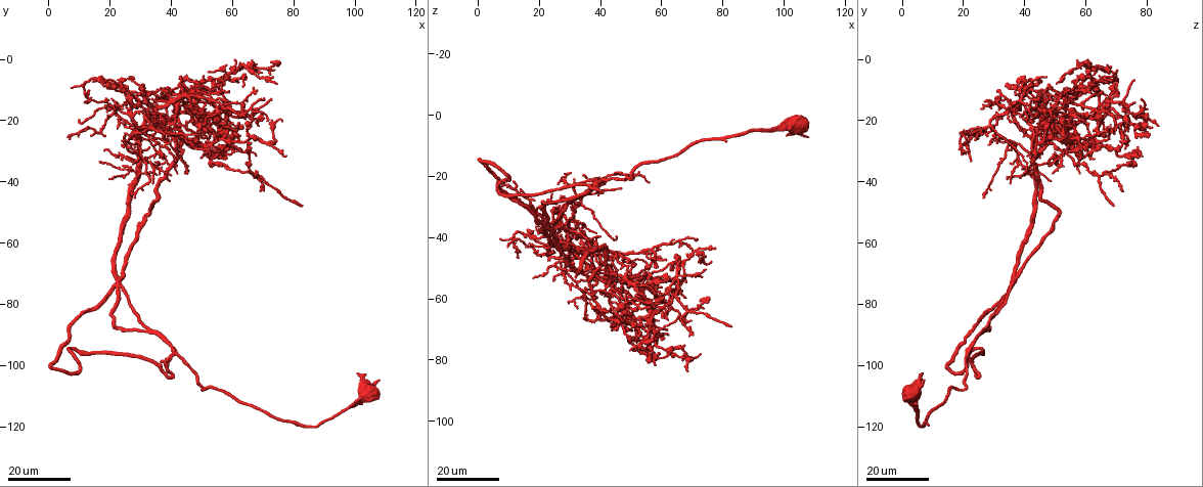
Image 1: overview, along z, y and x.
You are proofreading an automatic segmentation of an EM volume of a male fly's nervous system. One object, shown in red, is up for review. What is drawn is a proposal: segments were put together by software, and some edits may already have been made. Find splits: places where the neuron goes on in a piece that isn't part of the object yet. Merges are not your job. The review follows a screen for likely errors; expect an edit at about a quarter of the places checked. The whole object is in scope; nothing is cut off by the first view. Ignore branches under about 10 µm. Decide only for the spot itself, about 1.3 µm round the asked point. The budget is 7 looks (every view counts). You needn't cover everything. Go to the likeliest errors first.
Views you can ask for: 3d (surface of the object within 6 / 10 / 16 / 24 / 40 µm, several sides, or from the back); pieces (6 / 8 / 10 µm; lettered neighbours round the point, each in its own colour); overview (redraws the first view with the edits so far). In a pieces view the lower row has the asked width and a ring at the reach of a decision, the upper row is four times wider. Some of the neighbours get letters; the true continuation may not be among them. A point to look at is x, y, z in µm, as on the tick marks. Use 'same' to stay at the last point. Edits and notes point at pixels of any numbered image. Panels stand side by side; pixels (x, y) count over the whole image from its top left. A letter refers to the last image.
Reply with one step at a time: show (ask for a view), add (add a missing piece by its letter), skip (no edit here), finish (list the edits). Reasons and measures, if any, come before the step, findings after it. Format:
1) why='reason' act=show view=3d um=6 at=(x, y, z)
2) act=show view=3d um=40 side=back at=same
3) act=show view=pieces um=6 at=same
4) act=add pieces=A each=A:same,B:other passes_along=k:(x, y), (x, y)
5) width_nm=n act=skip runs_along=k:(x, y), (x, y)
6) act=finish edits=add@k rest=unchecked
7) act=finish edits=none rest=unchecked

why='an open end' act=show view=3d um=16 at=(62, 3, 70)

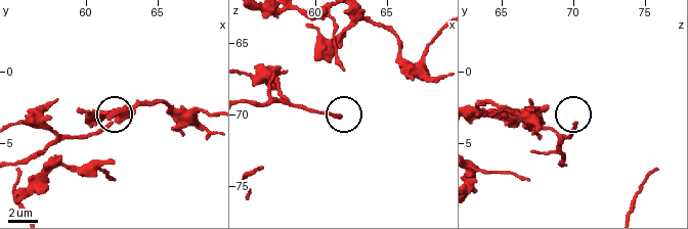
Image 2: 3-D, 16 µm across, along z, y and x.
act=show view=pieces um=10 at=(61.6, 3.6, 70.0)

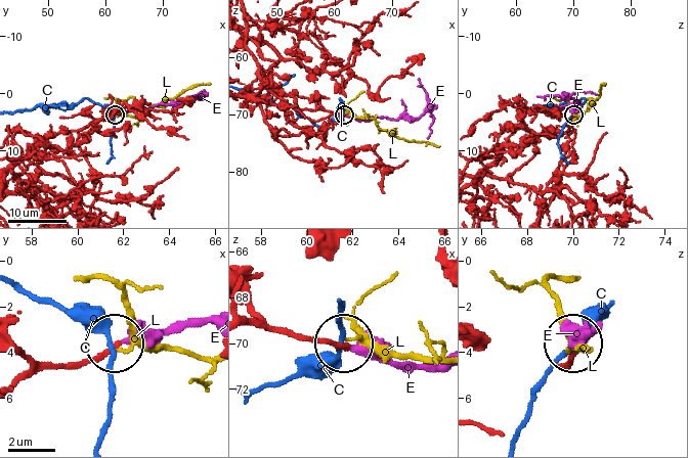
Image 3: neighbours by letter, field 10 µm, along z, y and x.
width_nm=230 act=add pieces=E each=C:other,E:same,L:other passes_along=3:(56, 369), (96, 361), (121, 339), (208, 322) found='the neuron continues'

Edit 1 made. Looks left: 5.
act=show view=overview

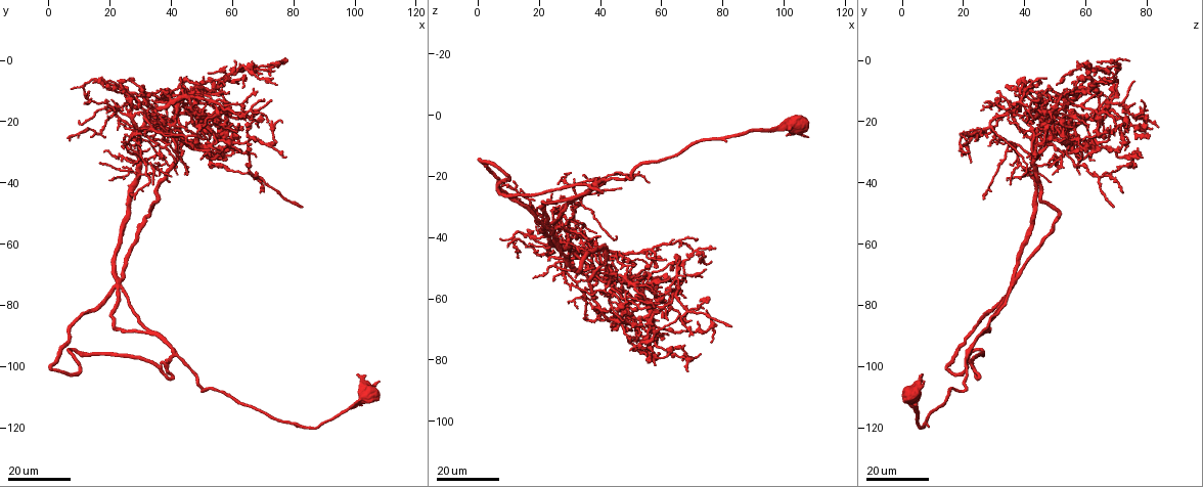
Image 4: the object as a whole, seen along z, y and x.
why='long arm stops here' act=show view=3d um=24 at=(26, 6, 47)

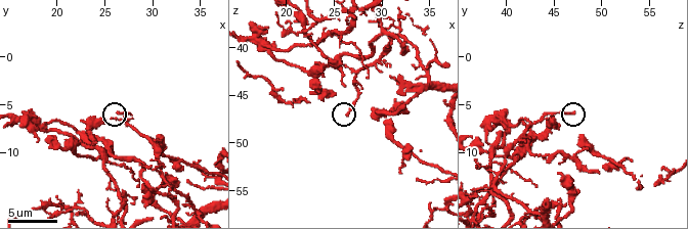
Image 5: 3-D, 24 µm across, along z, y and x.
act=show view=pieces um=6 at=(26.2, 5.8, 47.2)

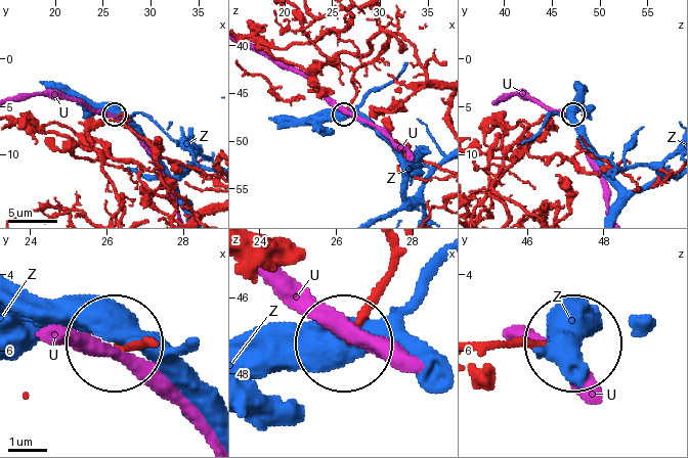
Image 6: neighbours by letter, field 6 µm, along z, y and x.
width_nm=190 act=skip each=U:other,Z:other runs_along=6:(194, 212), (127, 113), (116, 113) found='no lettered piece goes on from it'

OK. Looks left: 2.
why='end of a long branch' act=show view=3d um=16 at=(54, 23, 68)

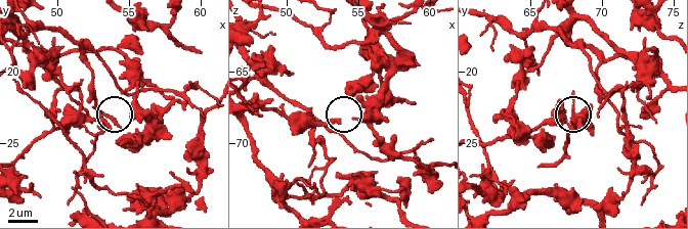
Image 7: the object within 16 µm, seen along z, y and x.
act=show view=pieces um=10 at=(53.6, 23.8, 68.6)

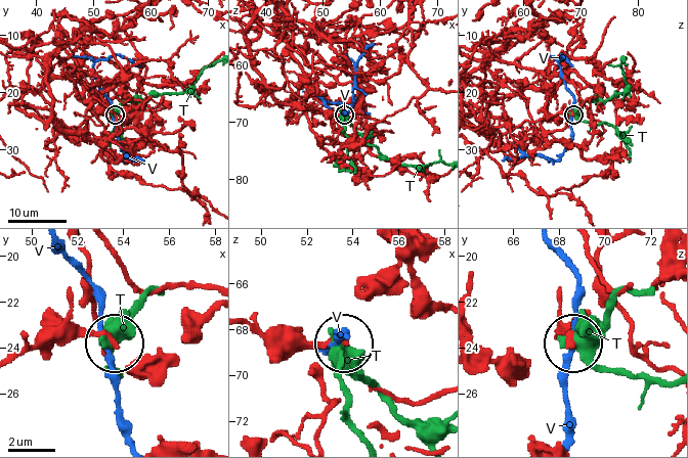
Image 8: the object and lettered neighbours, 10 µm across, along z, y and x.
act=skip each=T:other,V:other runs_along=8:(20, 354), (86, 334), (113, 338) found='no lettered piece goes on from it'

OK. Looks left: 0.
act=finish edits=add@3 rest=unchecked

